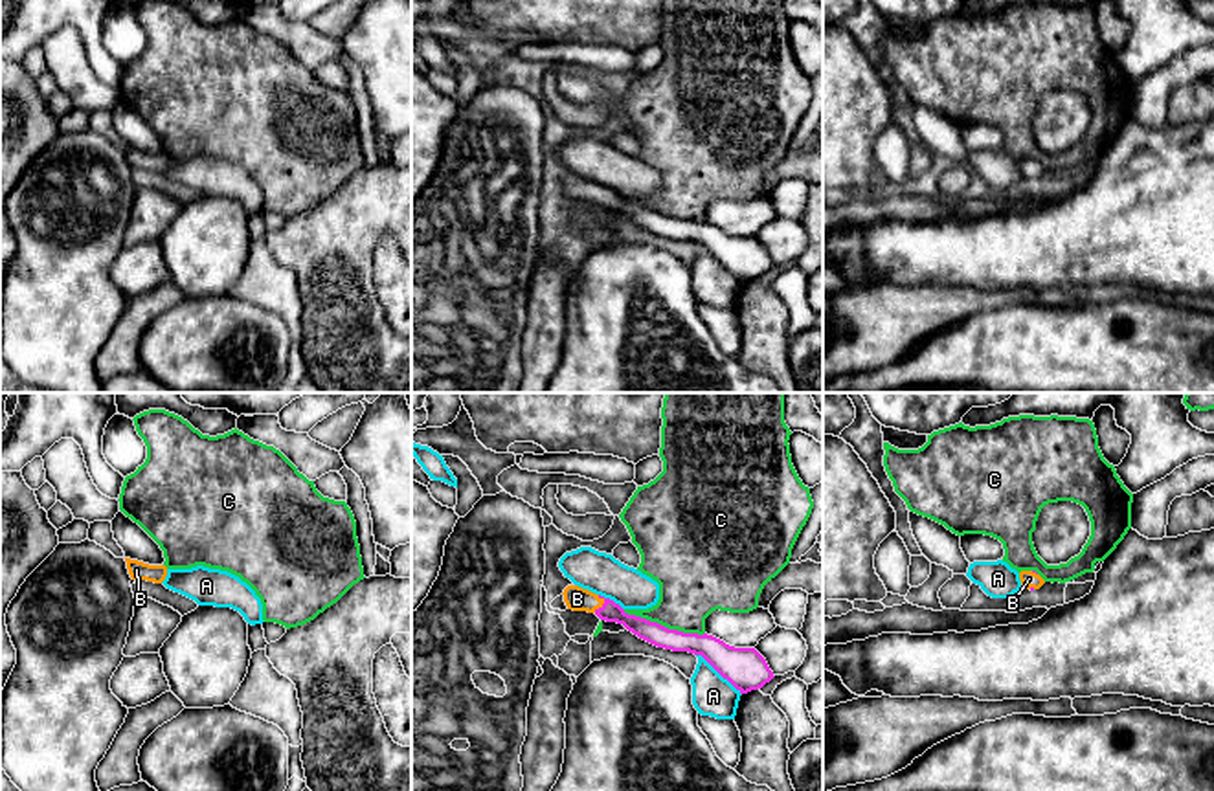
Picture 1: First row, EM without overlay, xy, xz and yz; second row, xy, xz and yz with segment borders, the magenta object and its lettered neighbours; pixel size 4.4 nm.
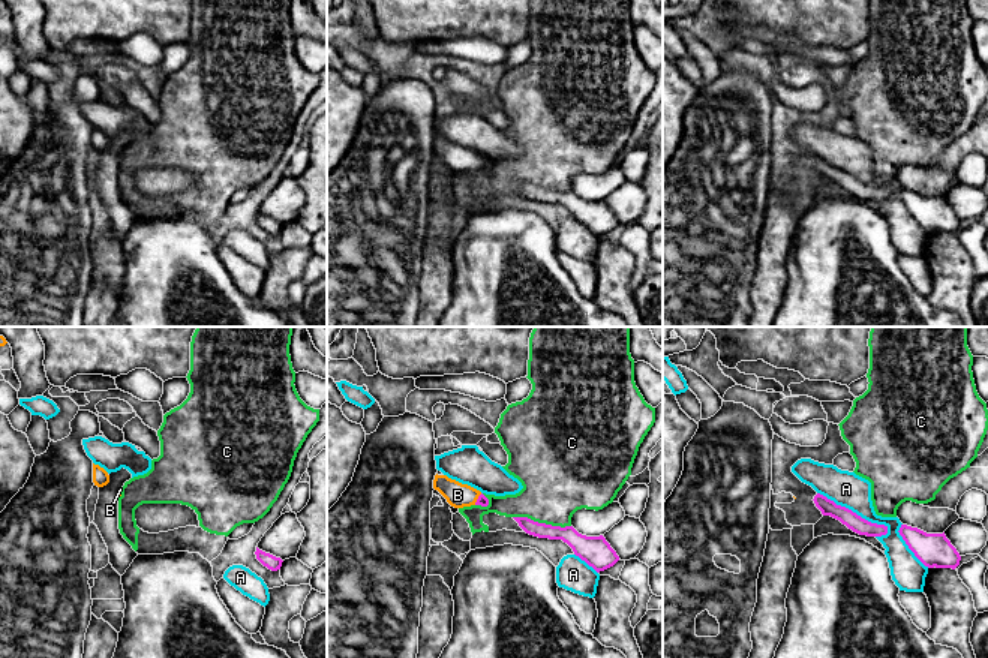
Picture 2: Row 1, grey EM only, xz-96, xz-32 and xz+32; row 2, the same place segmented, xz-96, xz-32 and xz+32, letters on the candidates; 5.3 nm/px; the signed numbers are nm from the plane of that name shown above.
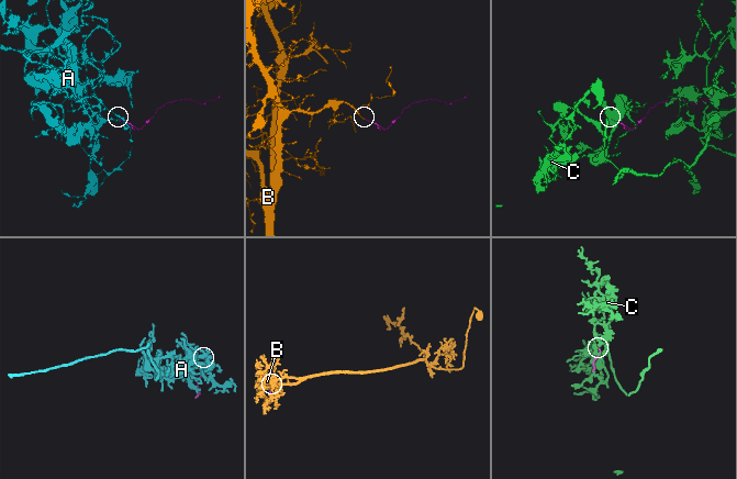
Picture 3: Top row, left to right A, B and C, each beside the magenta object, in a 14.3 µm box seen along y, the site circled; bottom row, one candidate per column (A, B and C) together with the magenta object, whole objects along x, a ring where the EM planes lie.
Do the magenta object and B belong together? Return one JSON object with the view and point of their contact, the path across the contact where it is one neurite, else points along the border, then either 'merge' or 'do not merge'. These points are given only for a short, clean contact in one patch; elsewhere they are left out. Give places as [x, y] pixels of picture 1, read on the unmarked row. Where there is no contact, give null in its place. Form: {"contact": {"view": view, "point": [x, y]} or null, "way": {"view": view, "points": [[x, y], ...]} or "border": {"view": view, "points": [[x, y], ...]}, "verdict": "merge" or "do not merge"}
{"contact": {"view": "xz", "point": [603, 193]}, "way": {"view": "xz", "points": [[610, 200], [603, 193], [577, 188]]}, "verdict": "merge"}

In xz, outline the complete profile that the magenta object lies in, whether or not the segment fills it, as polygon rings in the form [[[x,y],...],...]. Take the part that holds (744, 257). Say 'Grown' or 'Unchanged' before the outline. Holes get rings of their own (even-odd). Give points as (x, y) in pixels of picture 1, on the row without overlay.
Grown. [[[579,174],[564,178],[568,198],[595,202],[601,209],[623,213],[639,228],[665,239],[702,244],[740,283],[762,277],[775,264],[755,237],[735,237],[713,224],[683,222],[628,204],[619,193]]]

